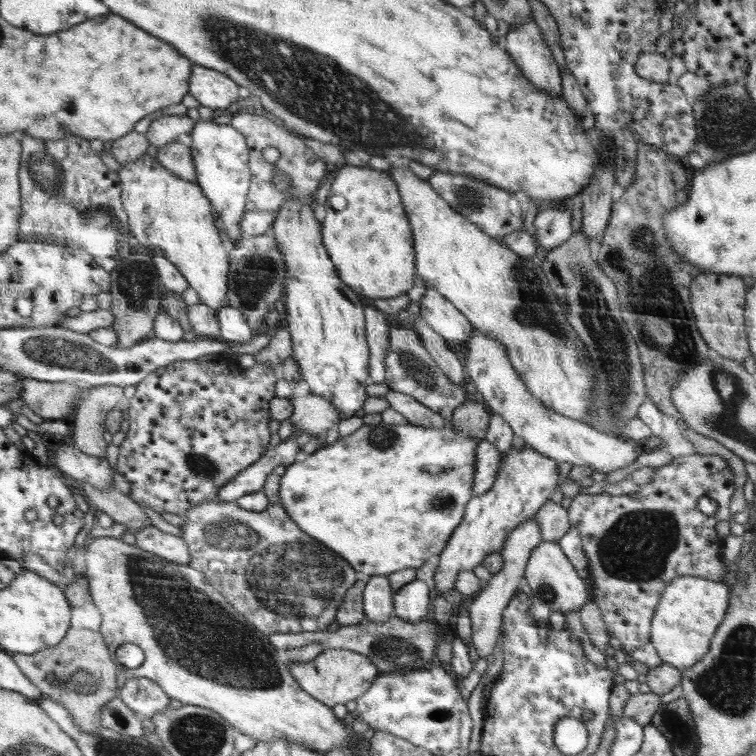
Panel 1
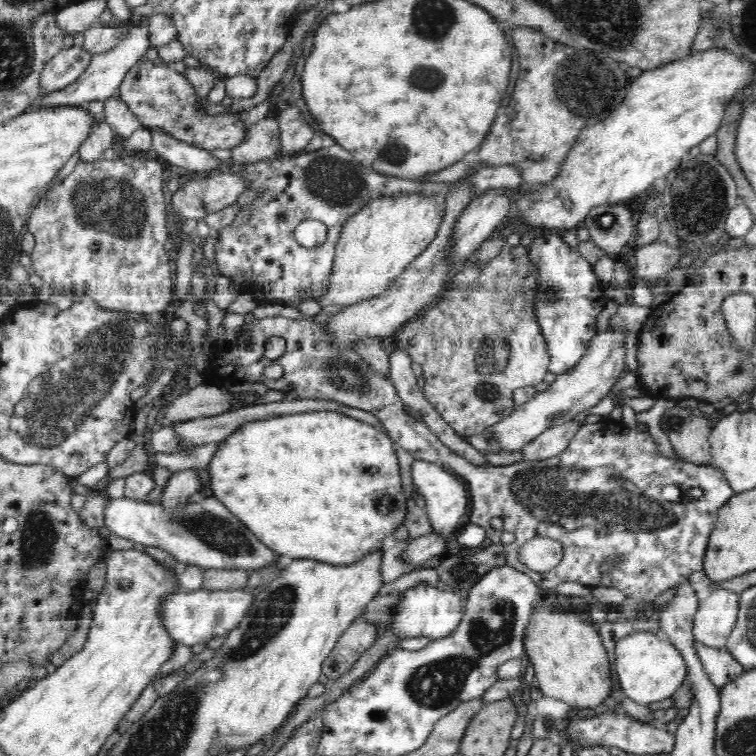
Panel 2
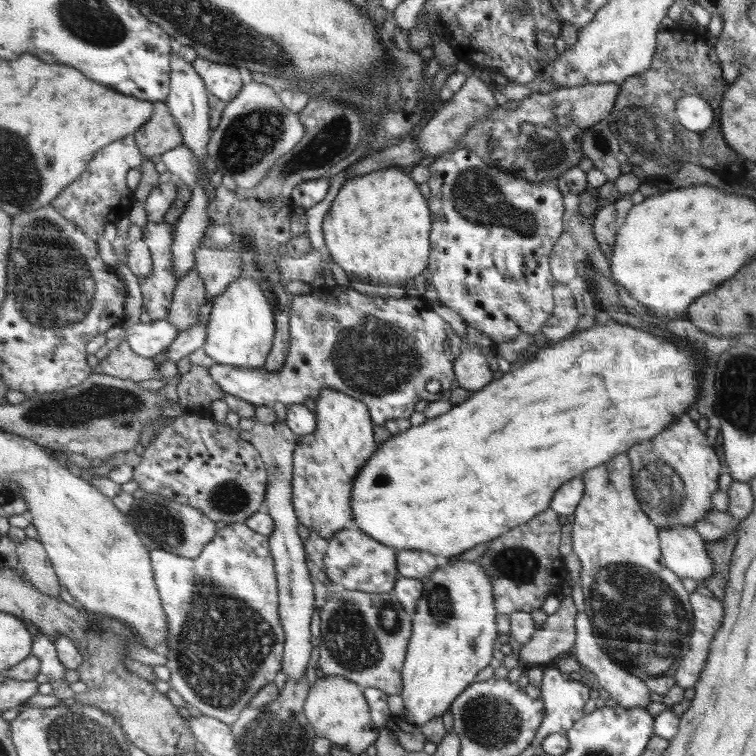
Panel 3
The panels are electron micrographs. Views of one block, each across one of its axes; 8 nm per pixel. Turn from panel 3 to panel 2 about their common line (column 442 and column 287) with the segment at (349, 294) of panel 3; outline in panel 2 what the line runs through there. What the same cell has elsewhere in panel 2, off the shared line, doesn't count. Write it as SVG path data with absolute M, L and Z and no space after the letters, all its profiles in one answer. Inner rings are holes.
M265 317L264 320L254 322L250 340L252 340L250 348L236 346L224 354L214 349L212 358L208 360L206 369L202 372L205 384L226 388L230 384L242 384L244 380L256 380L268 386L269 390L296 394L300 399L324 398L372 413L397 446L410 451L415 459L445 467L467 485L472 498L469 522L481 526L492 544L501 544L506 550L507 565L528 575L544 593L554 590L557 584L562 582L579 582L592 588L614 587L628 598L636 600L656 601L662 592L688 581L688 576L692 572L703 570L706 549L718 512L722 505L735 495L722 471L716 466L697 465L682 459L666 458L657 449L657 442L648 431L640 432L609 418L602 418L593 424L583 423L566 450L558 456L539 461L522 460L508 466L476 465L448 448L417 415L410 415L404 410L403 400L390 378L386 378L380 371L373 370L373 367L364 362L356 351L338 350L337 338L329 334L328 327L324 324L314 324L314 320L310 322L310 318L304 322L294 322L286 320L286 317ZM272 336L280 336L286 341L285 353L276 361L283 368L283 375L278 379L264 377L262 373L263 368L272 363L270 359L264 357L264 344ZM668 484L675 484L690 494L680 503L662 502L660 490ZM496 516L503 520L501 529L490 526L490 520ZM504 532L512 532L514 541L509 544L502 543L500 535ZM538 536L560 541L563 546L563 560L548 572L538 573L519 562L518 551L521 546ZM608 558L619 558L619 561L602 573L600 566Z

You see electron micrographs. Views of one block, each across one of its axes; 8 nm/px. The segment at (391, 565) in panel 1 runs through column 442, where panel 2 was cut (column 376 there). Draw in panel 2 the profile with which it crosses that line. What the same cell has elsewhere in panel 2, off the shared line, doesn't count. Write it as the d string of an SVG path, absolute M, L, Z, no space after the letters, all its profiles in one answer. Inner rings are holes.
M318 410L318 412L304 412L264 420L253 420L245 422L236 432L219 444L204 473L205 490L215 496L236 518L239 518L258 537L260 542L263 542L272 550L276 550L284 560L310 559L336 566L353 565L354 562L358 562L368 554L377 552L378 548L382 546L382 540L388 534L392 536L396 526L400 522L404 522L404 518L408 514L404 492L400 494L400 488L402 488L400 478L398 476L386 476L386 474L400 474L398 457L396 457L393 443L393 440L382 429L338 412Z

